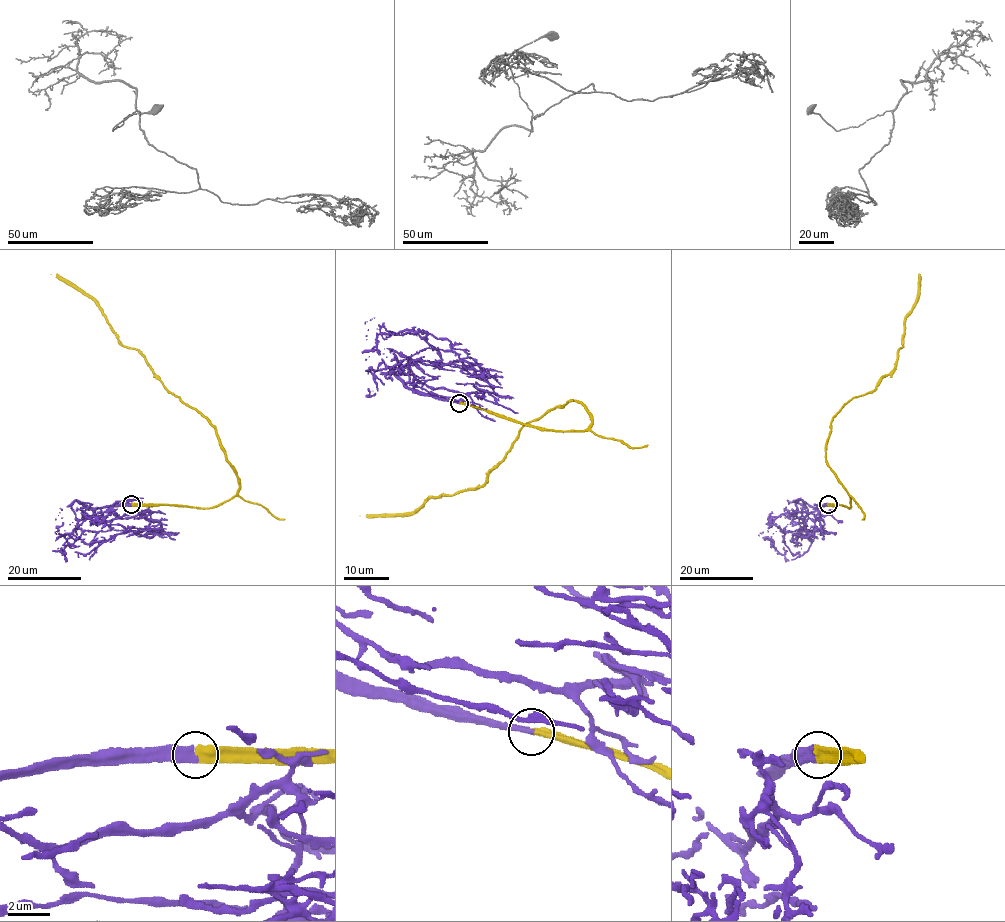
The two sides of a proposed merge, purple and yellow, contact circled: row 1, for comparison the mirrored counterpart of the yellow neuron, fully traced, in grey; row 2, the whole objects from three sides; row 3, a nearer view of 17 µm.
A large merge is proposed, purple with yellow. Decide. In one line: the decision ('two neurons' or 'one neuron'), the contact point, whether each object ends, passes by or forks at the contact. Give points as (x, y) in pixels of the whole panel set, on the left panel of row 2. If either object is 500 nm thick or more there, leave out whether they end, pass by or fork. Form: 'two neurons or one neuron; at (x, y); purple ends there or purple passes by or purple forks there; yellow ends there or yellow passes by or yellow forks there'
one neuron; at (131, 504); purple ends there; yellow ends there

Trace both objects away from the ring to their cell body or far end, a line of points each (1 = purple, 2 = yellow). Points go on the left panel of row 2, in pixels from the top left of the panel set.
1: (132, 504), (95, 513), (147, 511), (160, 527), (152, 537), (105, 523), (115, 511), (61, 517)
2: (132, 504), (215, 507), (233, 496), (239, 479), (216, 429), (120, 341), (93, 300), (51, 274)

